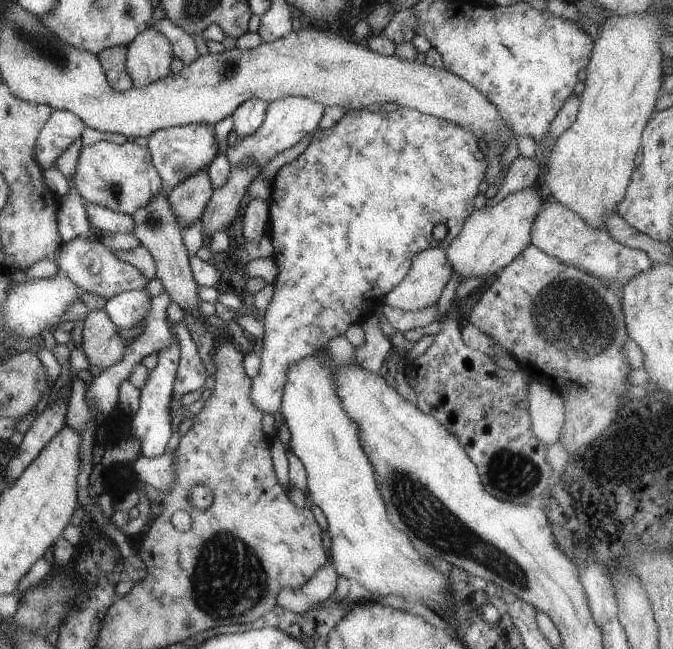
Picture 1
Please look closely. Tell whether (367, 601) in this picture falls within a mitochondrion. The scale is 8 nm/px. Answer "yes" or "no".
no

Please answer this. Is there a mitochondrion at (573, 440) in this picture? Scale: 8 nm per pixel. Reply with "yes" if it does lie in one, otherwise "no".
no

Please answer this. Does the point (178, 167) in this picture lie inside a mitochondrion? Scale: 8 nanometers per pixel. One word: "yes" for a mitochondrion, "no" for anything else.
yes

